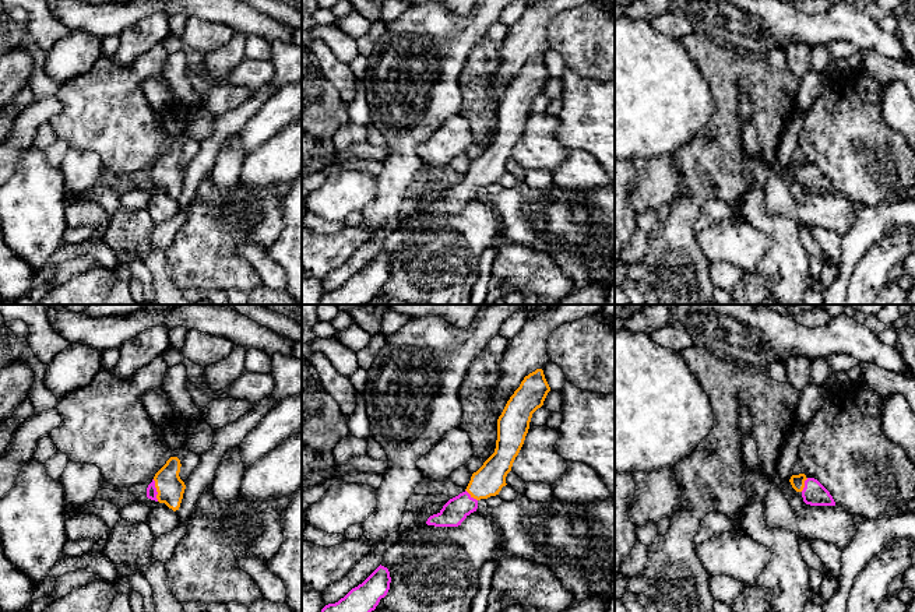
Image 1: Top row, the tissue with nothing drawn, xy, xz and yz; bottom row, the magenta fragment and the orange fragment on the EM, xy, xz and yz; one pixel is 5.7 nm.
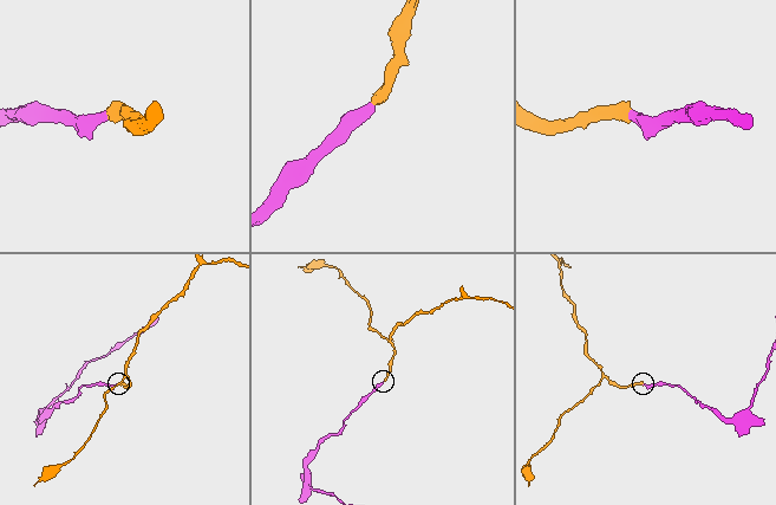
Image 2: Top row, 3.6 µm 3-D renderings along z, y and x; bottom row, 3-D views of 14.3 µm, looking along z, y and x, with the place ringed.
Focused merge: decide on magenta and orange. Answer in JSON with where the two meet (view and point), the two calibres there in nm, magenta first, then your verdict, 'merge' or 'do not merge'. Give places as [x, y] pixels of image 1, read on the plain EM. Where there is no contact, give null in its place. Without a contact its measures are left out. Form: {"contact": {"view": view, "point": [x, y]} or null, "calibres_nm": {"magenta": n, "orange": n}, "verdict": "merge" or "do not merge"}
{"contact": {"view": "xy", "point": [155, 178]}, "calibres_nm": {"magenta": 60, "orange": 160}, "verdict": "merge"}

